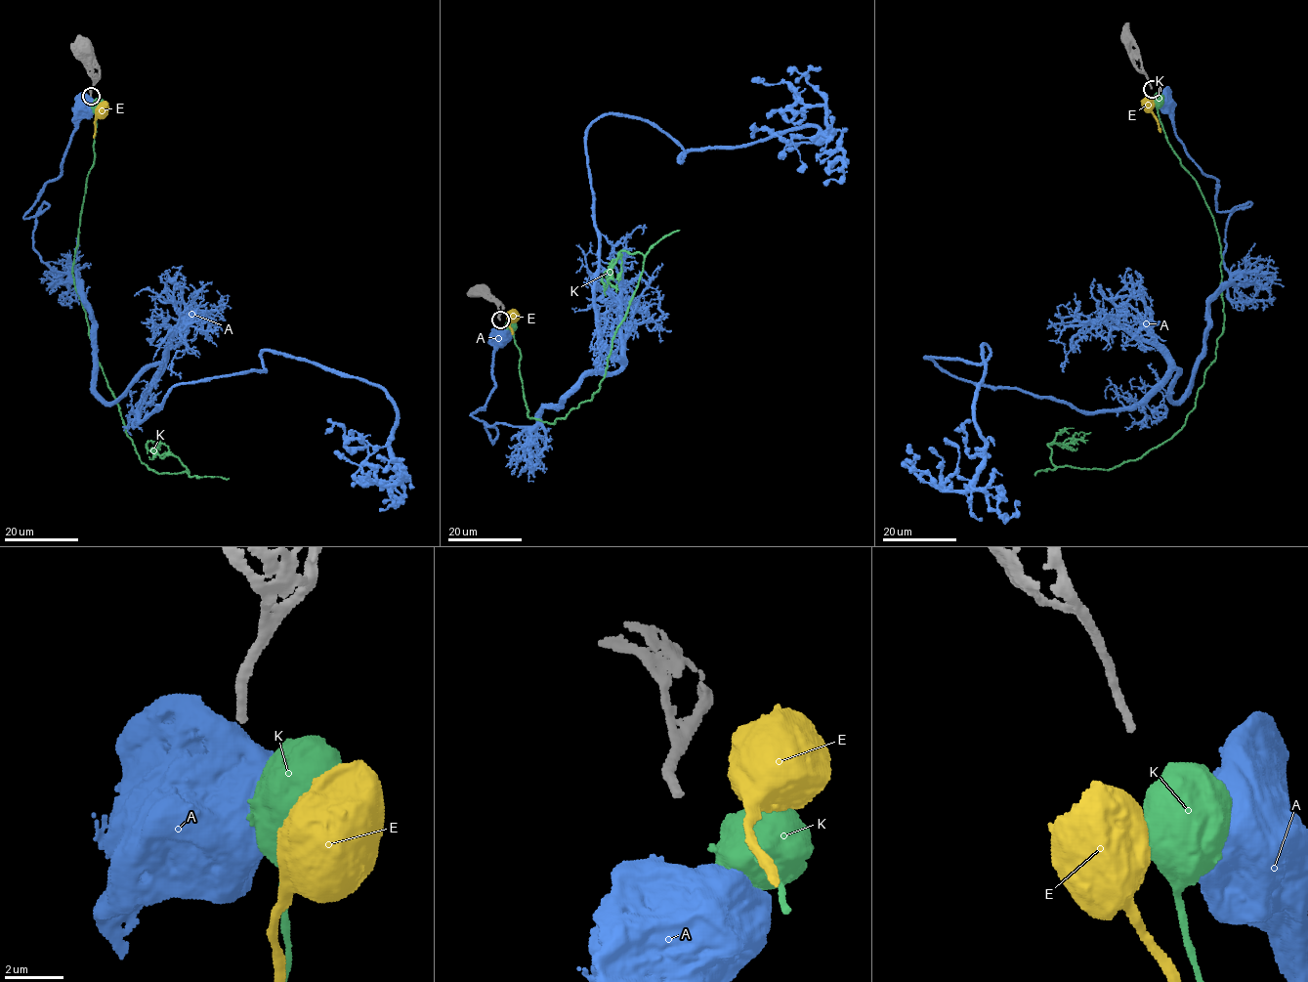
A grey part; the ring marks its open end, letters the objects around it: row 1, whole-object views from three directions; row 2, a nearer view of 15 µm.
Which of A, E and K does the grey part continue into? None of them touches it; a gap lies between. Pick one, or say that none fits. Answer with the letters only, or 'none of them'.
none of them

